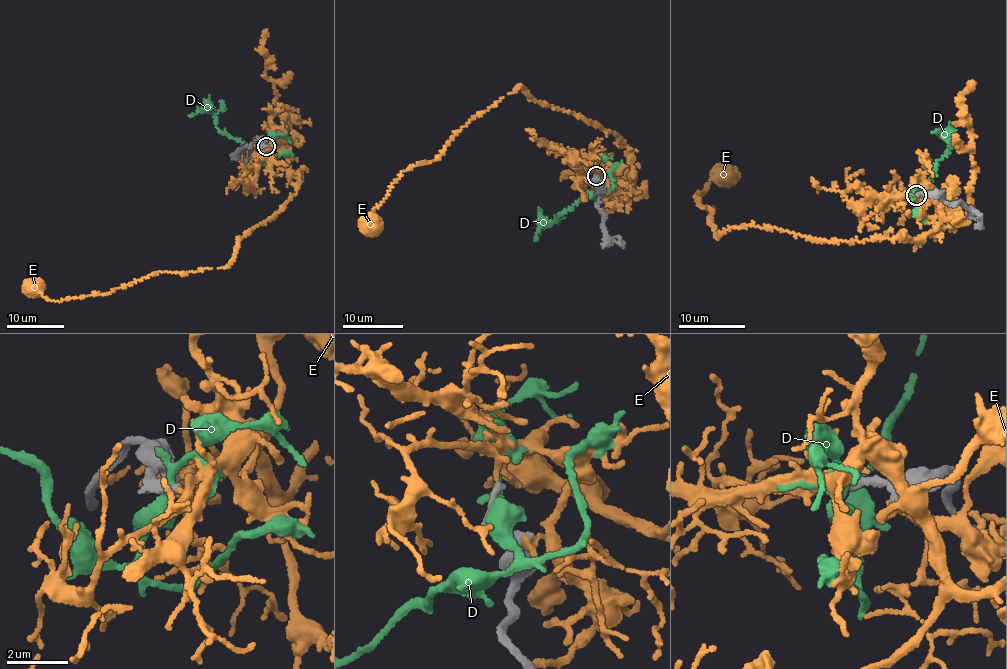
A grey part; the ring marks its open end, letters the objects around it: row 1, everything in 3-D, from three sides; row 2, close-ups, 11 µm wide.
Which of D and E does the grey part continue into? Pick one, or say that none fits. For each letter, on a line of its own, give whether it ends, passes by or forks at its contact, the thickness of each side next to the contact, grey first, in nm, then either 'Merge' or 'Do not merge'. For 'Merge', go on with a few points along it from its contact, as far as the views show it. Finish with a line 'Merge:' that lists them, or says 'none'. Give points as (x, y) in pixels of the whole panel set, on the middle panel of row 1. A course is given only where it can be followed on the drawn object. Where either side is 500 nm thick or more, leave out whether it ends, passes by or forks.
D: It forks there. Thickness 380 nm (grey) against 280 nm. Do not merge
E: It ends there. Thickness 280 nm (grey) against 160 nm. Do not merge
Merge: none

